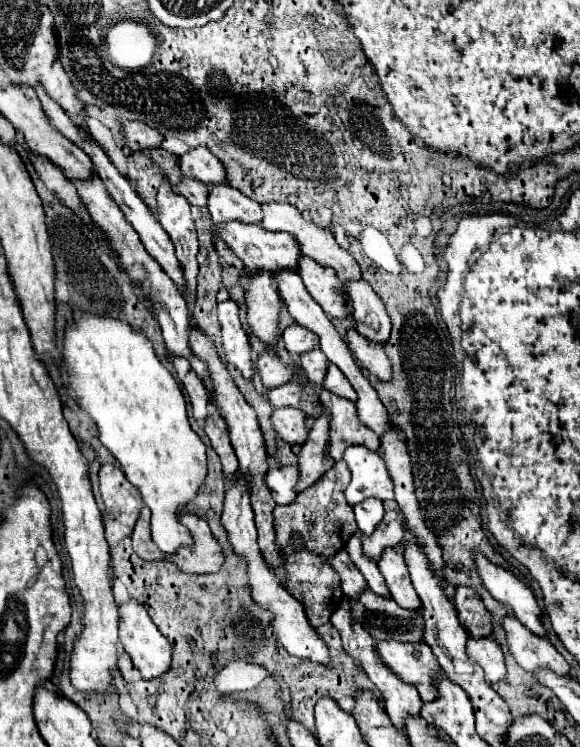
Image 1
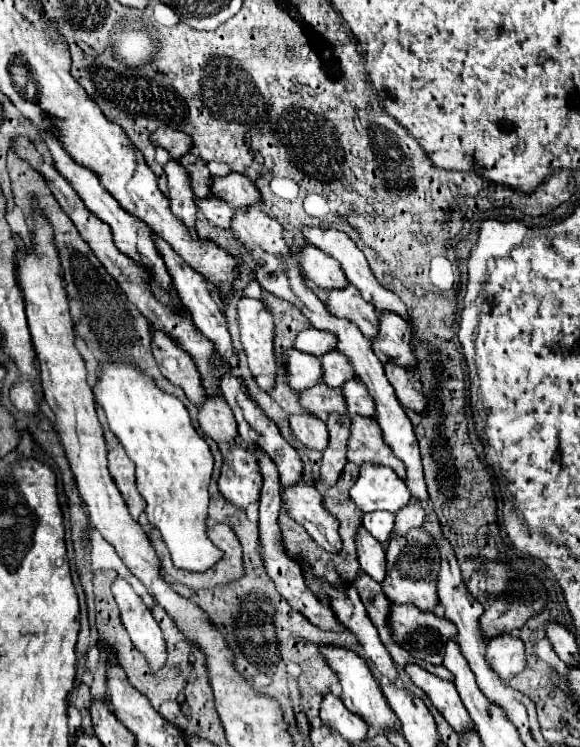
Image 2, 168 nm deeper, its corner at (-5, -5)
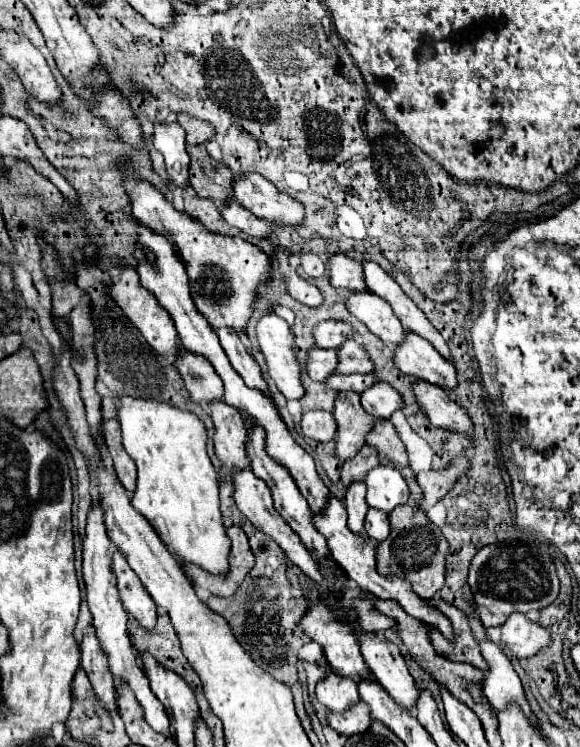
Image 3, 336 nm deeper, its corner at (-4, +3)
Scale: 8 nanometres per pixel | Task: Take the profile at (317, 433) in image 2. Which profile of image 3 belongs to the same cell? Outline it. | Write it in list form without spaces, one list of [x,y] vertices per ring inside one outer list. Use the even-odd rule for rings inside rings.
[[[307,411],[301,419],[301,431],[315,441],[331,441],[335,437],[335,419],[327,411]]]

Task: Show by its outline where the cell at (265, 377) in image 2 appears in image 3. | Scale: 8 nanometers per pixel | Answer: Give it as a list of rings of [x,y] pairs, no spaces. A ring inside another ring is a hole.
[[[265,313],[255,327],[259,349],[265,357],[269,377],[287,399],[301,399],[303,387],[299,379],[299,363],[293,355],[293,335],[285,319]]]

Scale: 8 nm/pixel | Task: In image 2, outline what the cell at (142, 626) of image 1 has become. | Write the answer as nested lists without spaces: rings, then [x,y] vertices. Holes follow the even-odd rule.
[[[116,577],[114,585],[112,585],[112,593],[120,607],[122,623],[126,627],[134,647],[148,659],[150,667],[154,671],[158,671],[166,661],[164,659],[166,643],[162,639],[162,631],[160,631],[158,623],[154,621],[150,609],[144,605],[144,601],[132,589],[132,585],[122,577]]]

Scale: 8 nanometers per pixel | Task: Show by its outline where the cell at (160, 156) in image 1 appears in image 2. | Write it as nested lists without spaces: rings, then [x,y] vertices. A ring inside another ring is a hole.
[[[184,155],[180,159],[180,163],[186,167],[186,171],[190,173],[190,181],[192,181],[192,189],[194,189],[194,195],[204,199],[204,197],[210,197],[210,183],[212,183],[212,175],[206,167],[206,163],[198,157],[198,155]]]

